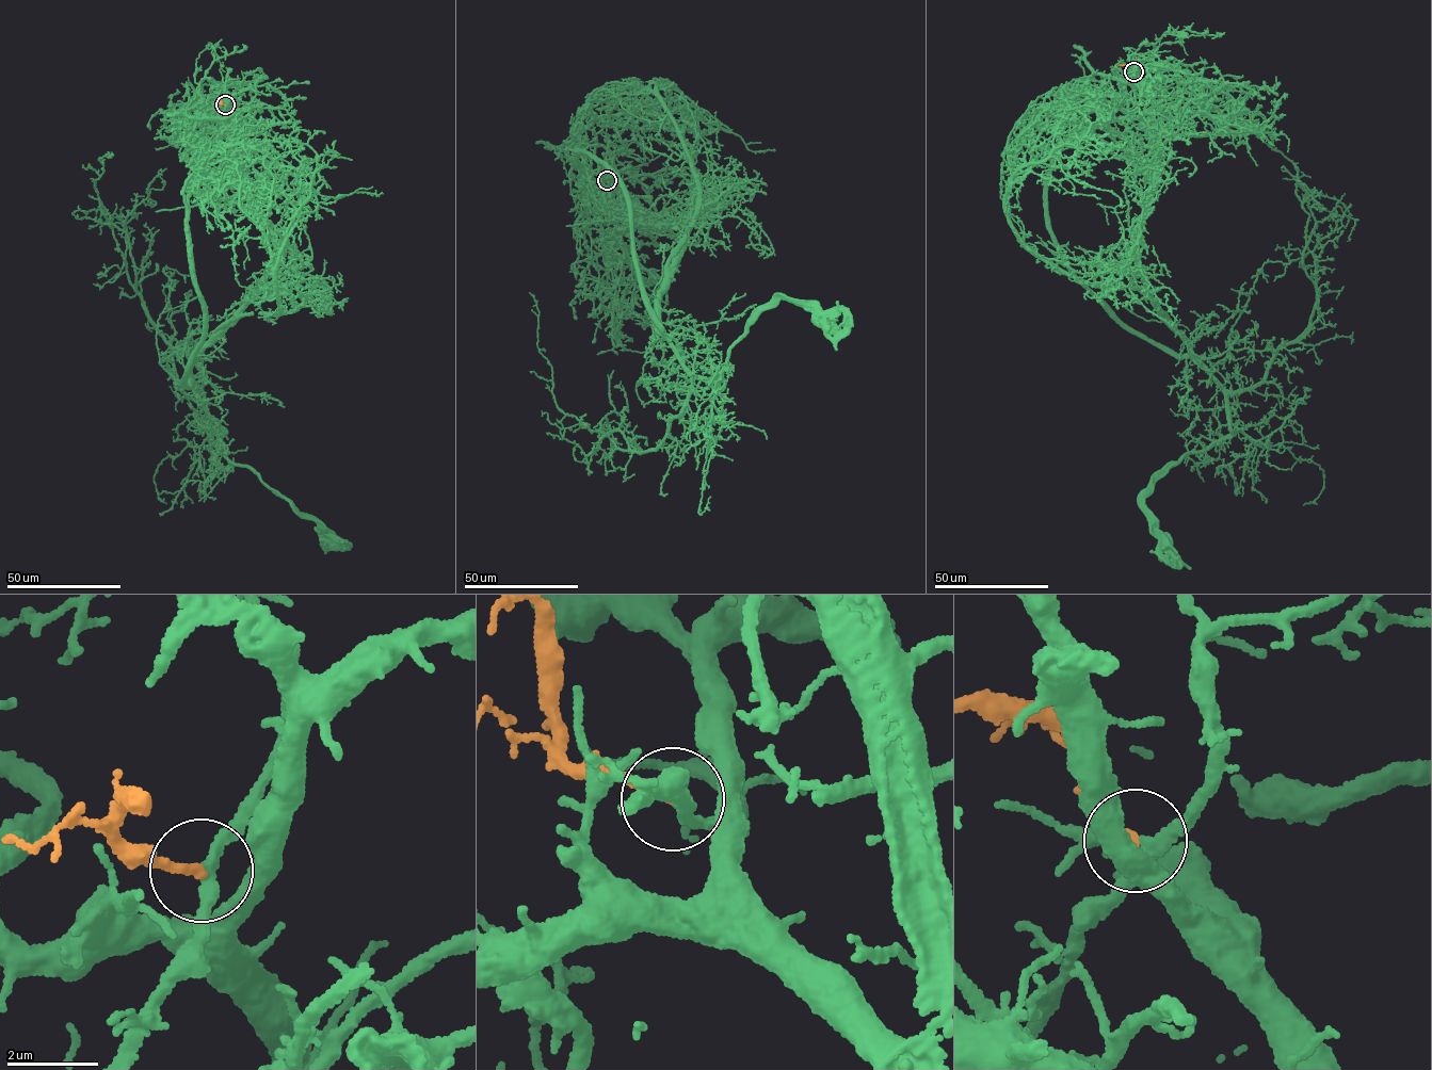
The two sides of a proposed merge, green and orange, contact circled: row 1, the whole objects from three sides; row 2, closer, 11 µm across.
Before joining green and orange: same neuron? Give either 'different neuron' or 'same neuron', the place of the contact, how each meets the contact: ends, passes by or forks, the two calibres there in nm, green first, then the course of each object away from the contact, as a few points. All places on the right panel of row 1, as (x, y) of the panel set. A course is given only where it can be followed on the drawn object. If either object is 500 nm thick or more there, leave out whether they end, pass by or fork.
same neuron | (1133, 71) | green forks | orange ends | 220/200 nm | green via (1135, 71), (1147, 295), (1227, 389), (1255, 387), (1312, 317), (1309, 214), (1292, 163), (1241, 118), (1192, 106) | orange via (1133, 71), (1129, 65), (1116, 63)

